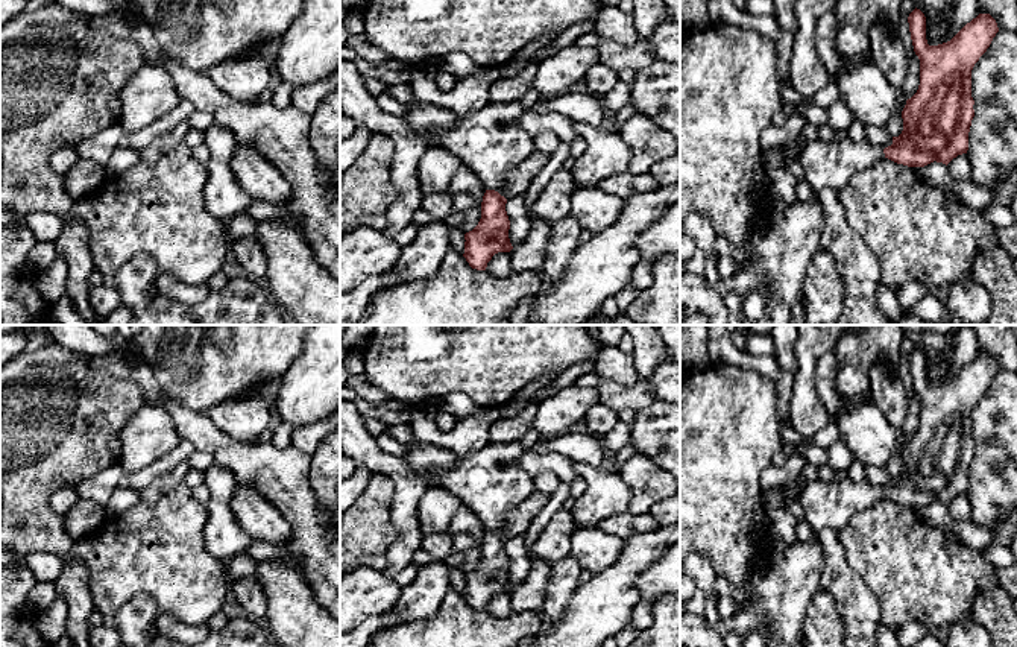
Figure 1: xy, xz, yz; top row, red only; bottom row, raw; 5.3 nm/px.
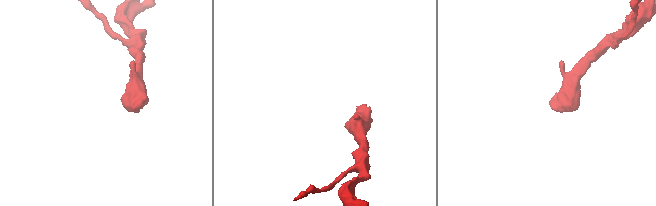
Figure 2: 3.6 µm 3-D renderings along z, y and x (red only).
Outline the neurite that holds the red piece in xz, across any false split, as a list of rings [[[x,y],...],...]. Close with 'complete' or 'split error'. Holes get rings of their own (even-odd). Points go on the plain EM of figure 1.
[[[519,440],[490,442],[463,456],[452,472],[440,474],[440,484],[464,503],[486,529],[481,559],[464,574],[463,597],[477,611],[486,611],[495,594],[513,589],[507,539],[496,529],[513,507],[534,492],[533,477],[518,465],[522,453]]] | split error

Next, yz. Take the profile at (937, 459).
[[[914,349],[909,357],[914,392],[920,399],[920,425],[902,451],[903,471],[882,489],[849,477],[804,483],[798,501],[806,521],[818,535],[824,529],[841,532],[859,512],[888,498],[908,507],[934,501],[949,504],[968,491],[974,457],[971,410],[999,372],[990,354],[979,354],[950,381],[929,386],[926,357]]] | split error

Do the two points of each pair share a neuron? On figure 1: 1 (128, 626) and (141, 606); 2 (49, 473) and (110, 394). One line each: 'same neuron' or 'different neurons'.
1: same neuron
2: same neuron

